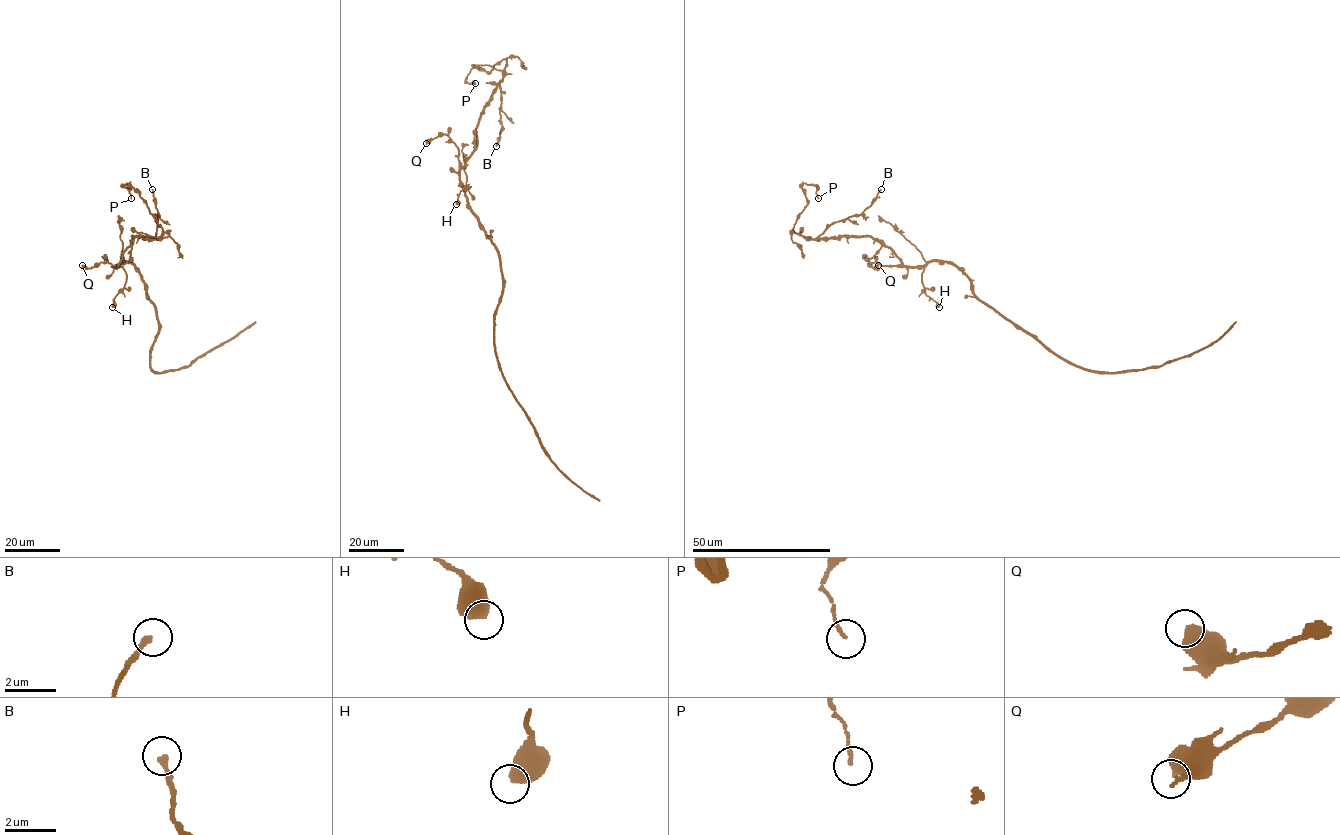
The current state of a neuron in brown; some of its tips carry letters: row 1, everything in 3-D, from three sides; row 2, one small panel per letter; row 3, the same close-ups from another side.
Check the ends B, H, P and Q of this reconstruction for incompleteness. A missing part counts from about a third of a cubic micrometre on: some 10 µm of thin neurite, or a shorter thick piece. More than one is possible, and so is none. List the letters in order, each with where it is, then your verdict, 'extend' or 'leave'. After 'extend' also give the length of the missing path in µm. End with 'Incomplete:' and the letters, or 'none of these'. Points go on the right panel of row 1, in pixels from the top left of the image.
B: (881, 189) | leave
H: (939, 307) | leave
P: (818, 198) | leave
Q: (878, 265) | leave
Incomplete: none of these

